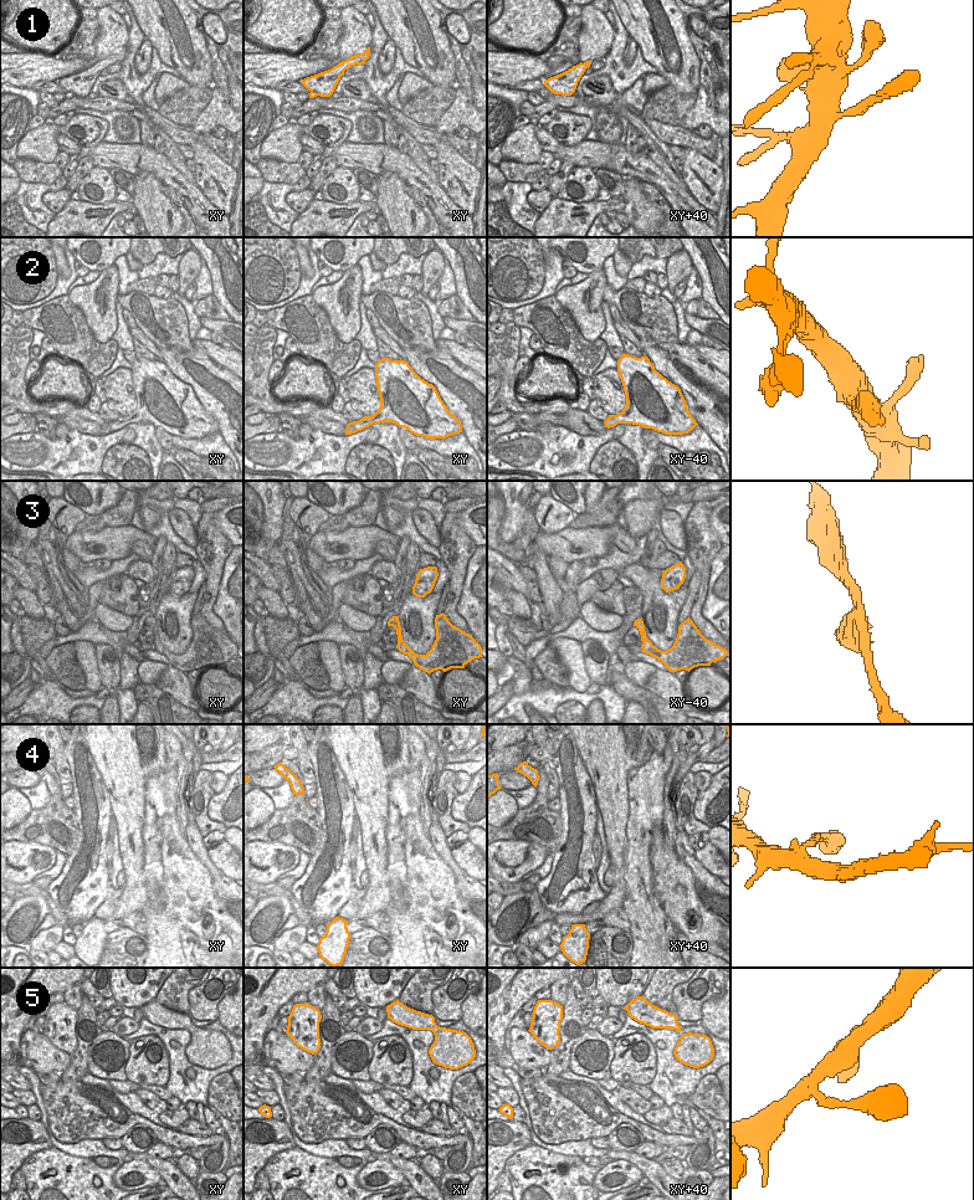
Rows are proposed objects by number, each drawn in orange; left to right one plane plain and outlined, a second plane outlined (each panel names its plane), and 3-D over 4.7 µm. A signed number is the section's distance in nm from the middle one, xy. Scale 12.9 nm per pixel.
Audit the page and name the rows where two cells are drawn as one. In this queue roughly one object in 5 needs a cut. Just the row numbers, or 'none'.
none

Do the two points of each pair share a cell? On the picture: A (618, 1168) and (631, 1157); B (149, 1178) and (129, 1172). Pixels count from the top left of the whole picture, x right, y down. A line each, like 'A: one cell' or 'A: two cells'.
A: two cells
B: one cell

